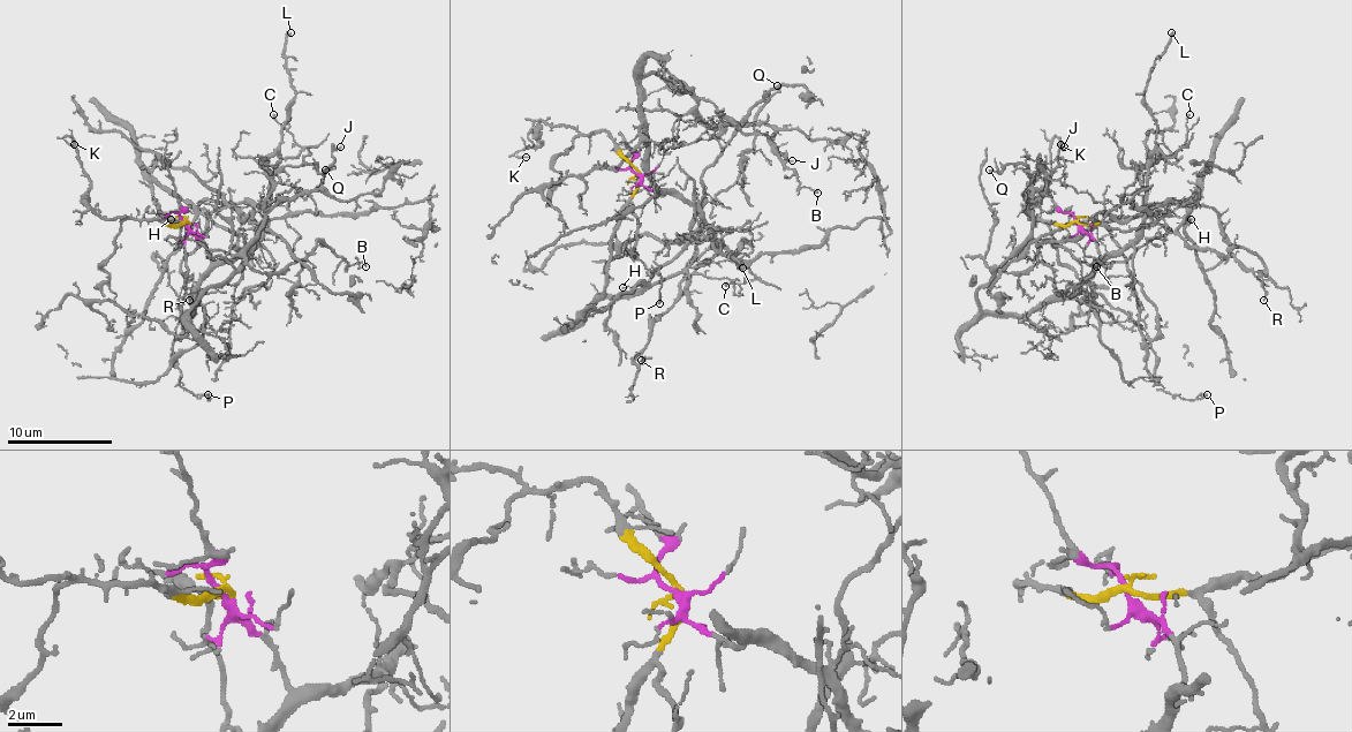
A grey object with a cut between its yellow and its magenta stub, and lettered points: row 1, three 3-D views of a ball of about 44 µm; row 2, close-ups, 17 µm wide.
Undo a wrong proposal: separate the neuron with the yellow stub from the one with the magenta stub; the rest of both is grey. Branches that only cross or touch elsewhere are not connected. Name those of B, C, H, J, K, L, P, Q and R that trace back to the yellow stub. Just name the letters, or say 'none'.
H, K, P

